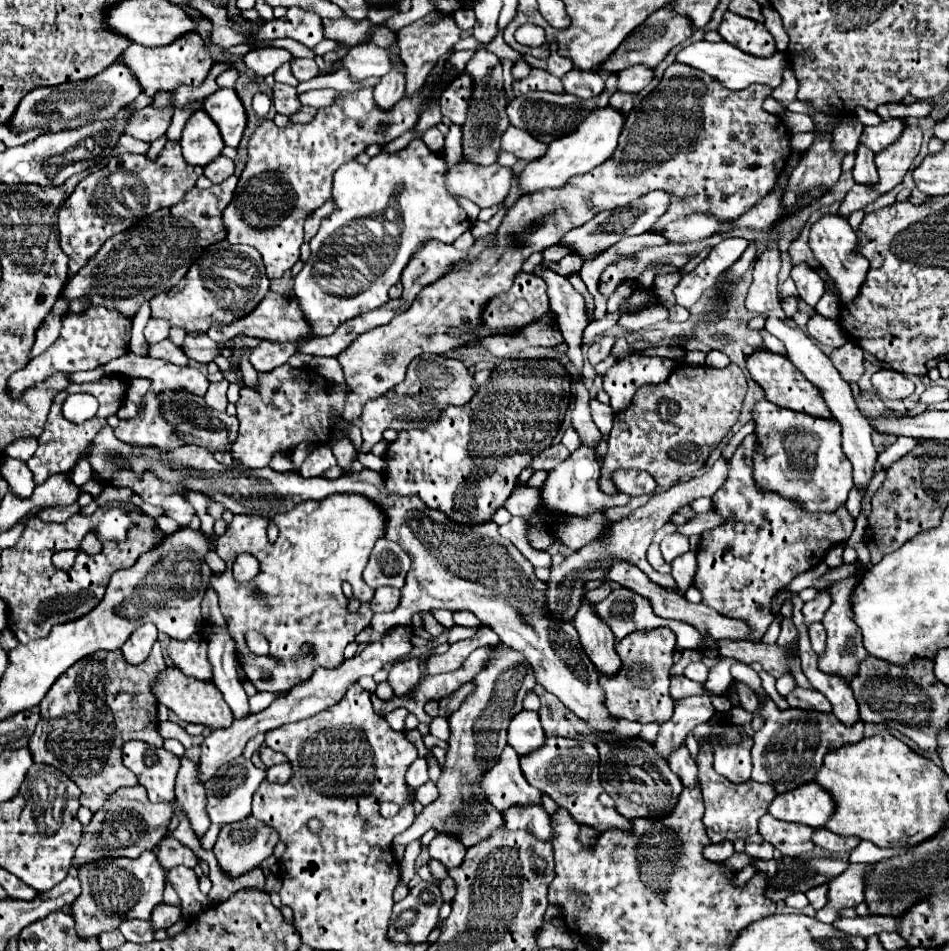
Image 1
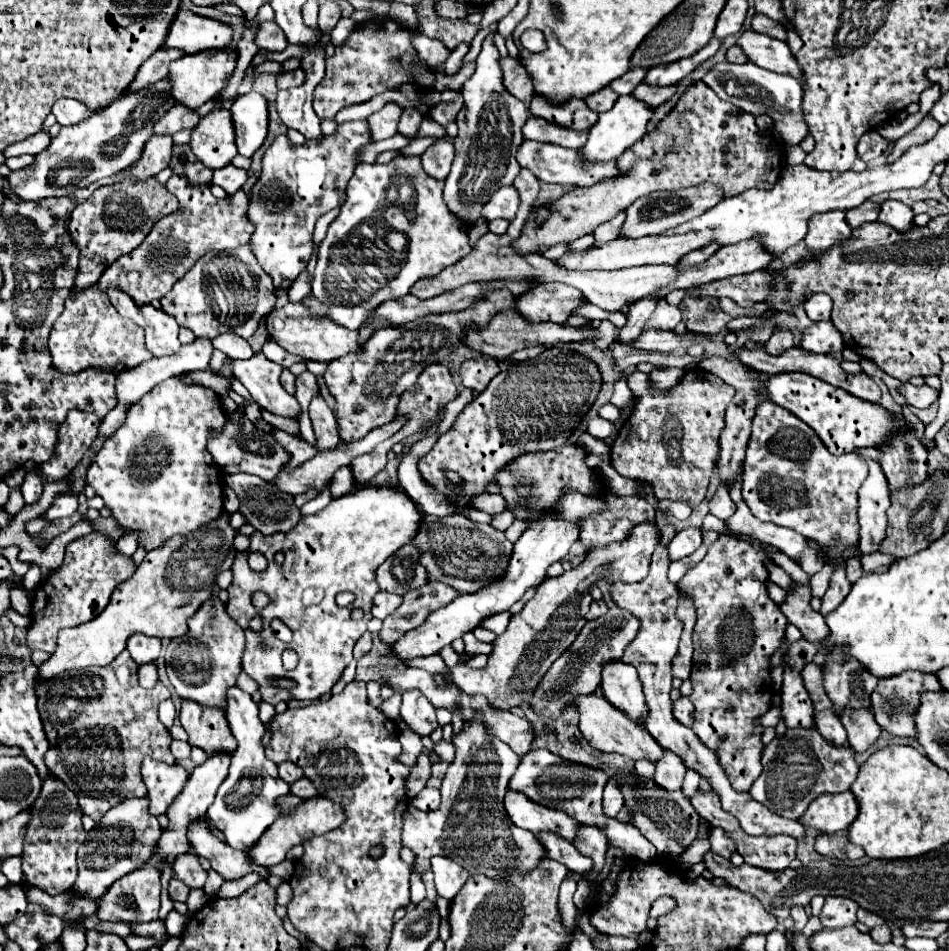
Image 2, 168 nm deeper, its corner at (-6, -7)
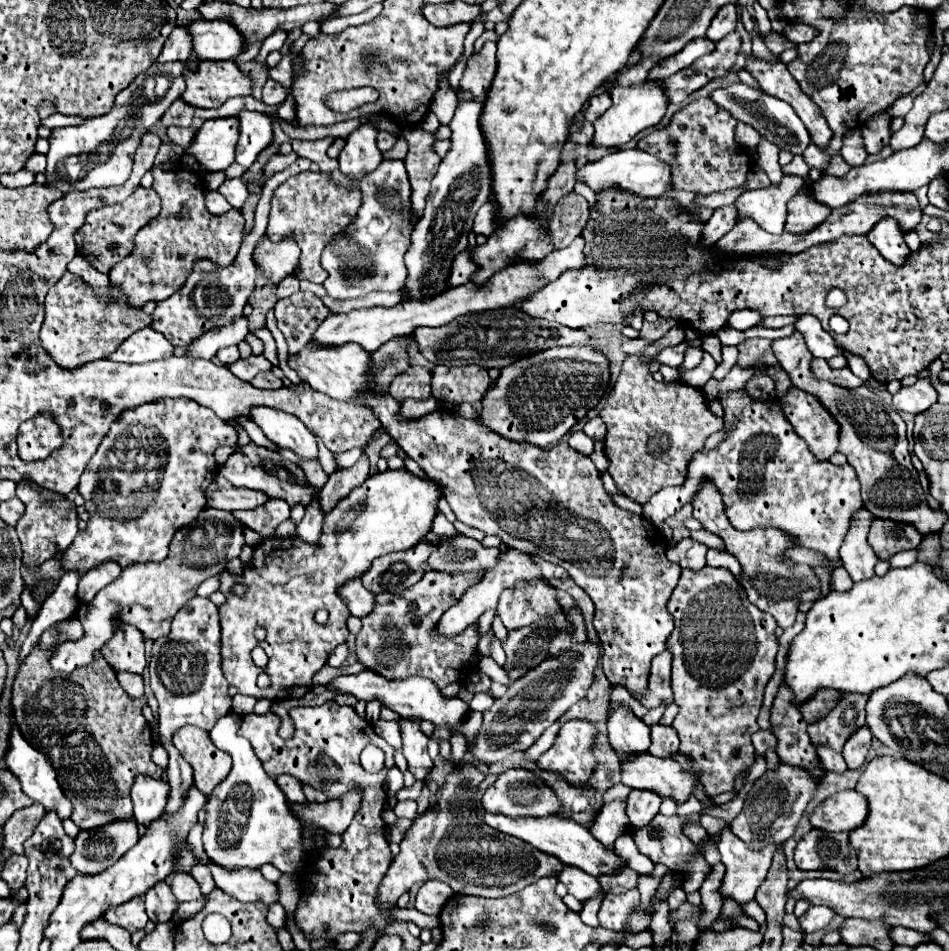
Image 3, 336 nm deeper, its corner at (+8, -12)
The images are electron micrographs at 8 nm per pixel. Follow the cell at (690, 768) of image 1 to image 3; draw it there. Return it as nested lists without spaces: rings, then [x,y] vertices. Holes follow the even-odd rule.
[[[701,816],[701,826],[709,832],[709,834],[719,834],[721,832],[721,862],[725,864],[725,876],[721,880],[721,886],[719,886],[719,894],[723,900],[727,898],[733,898],[735,902],[749,902],[755,898],[755,892],[757,888],[761,886],[761,882],[765,880],[767,876],[767,870],[771,866],[771,860],[773,860],[773,852],[777,850],[777,844],[769,844],[767,848],[763,848],[761,852],[753,852],[749,850],[737,836],[733,836],[733,832],[729,830],[727,822],[725,820],[719,820],[719,818],[713,818],[713,816]]]

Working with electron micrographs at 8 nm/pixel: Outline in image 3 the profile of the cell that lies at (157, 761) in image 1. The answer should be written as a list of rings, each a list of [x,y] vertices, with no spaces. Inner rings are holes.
[[[137,776],[131,788],[135,822],[149,826],[153,820],[157,820],[167,804],[167,792],[169,792],[169,784],[165,780]]]

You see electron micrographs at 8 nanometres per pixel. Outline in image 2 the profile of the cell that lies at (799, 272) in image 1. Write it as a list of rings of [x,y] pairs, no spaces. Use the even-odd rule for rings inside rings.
[[[815,293],[811,295],[811,299],[807,299],[805,303],[805,311],[807,311],[807,317],[813,319],[813,321],[823,321],[823,319],[829,319],[831,317],[831,297],[825,295],[825,293]]]

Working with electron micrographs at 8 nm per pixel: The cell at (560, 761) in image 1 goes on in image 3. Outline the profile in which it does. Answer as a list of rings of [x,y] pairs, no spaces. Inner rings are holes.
[[[509,768],[483,794],[483,808],[485,808],[485,812],[503,814],[503,816],[509,816],[509,818],[549,816],[549,814],[555,814],[559,810],[559,800],[553,794],[553,790],[549,790],[547,786],[543,786],[537,780],[537,776],[533,772],[523,770],[523,768]]]

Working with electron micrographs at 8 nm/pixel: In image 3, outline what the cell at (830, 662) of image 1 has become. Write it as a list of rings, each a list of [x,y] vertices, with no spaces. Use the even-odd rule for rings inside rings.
[[[843,694],[843,700],[835,710],[827,714],[827,718],[817,720],[807,728],[807,734],[811,736],[811,742],[815,746],[829,744],[835,748],[835,752],[841,752],[845,746],[845,740],[853,732],[865,726],[865,694]]]

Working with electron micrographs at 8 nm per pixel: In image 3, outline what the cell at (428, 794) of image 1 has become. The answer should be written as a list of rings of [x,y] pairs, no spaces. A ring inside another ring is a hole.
[[[407,800],[407,802],[397,802],[397,806],[395,806],[395,810],[393,810],[399,818],[415,818],[415,812],[417,812],[417,804],[415,802],[411,802],[411,800]]]

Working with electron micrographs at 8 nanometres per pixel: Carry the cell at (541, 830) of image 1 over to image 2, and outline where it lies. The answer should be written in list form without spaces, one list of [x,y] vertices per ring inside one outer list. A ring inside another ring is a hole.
[[[539,831],[537,839],[543,843],[547,857],[567,865],[569,871],[575,873],[583,873],[587,869],[591,869],[591,859],[583,857],[573,843],[567,843],[567,839],[559,839],[559,835],[551,835],[551,831]]]

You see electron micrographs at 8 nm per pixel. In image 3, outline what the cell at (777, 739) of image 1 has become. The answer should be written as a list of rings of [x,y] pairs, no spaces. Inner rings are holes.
[[[779,764],[777,770],[765,772],[749,792],[741,814],[731,822],[733,834],[747,844],[747,848],[763,848],[765,844],[783,844],[797,828],[799,818],[805,812],[807,802],[813,798],[817,782],[811,780],[809,772]]]

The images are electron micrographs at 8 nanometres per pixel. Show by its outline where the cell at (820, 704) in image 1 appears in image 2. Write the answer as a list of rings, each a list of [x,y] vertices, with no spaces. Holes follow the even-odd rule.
[[[827,709],[827,711],[815,711],[815,727],[819,729],[819,733],[833,745],[839,745],[839,747],[847,747],[847,733],[845,733],[845,727],[841,725],[839,717]]]

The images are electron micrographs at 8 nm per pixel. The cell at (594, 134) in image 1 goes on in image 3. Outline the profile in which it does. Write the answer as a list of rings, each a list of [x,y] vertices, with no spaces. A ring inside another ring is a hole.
[[[643,80],[641,84],[631,84],[631,86],[615,86],[611,92],[613,104],[611,108],[593,122],[595,126],[595,138],[593,144],[597,146],[605,146],[605,148],[615,148],[615,146],[623,146],[627,144],[631,138],[635,138],[641,130],[657,126],[669,106],[669,100],[665,96],[665,88],[663,88],[663,80]]]

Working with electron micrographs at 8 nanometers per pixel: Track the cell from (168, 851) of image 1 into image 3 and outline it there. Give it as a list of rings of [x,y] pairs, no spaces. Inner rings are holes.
[[[175,874],[171,878],[171,890],[179,902],[189,902],[203,898],[199,884],[189,876],[189,874]]]

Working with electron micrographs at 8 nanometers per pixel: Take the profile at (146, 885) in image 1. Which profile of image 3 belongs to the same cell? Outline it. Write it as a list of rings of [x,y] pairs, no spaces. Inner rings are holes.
[[[133,898],[121,906],[111,906],[103,918],[111,924],[117,924],[121,928],[125,928],[129,934],[137,932],[137,930],[143,930],[145,924],[147,924],[147,914],[145,914],[145,908],[143,908],[143,900],[141,898]]]

